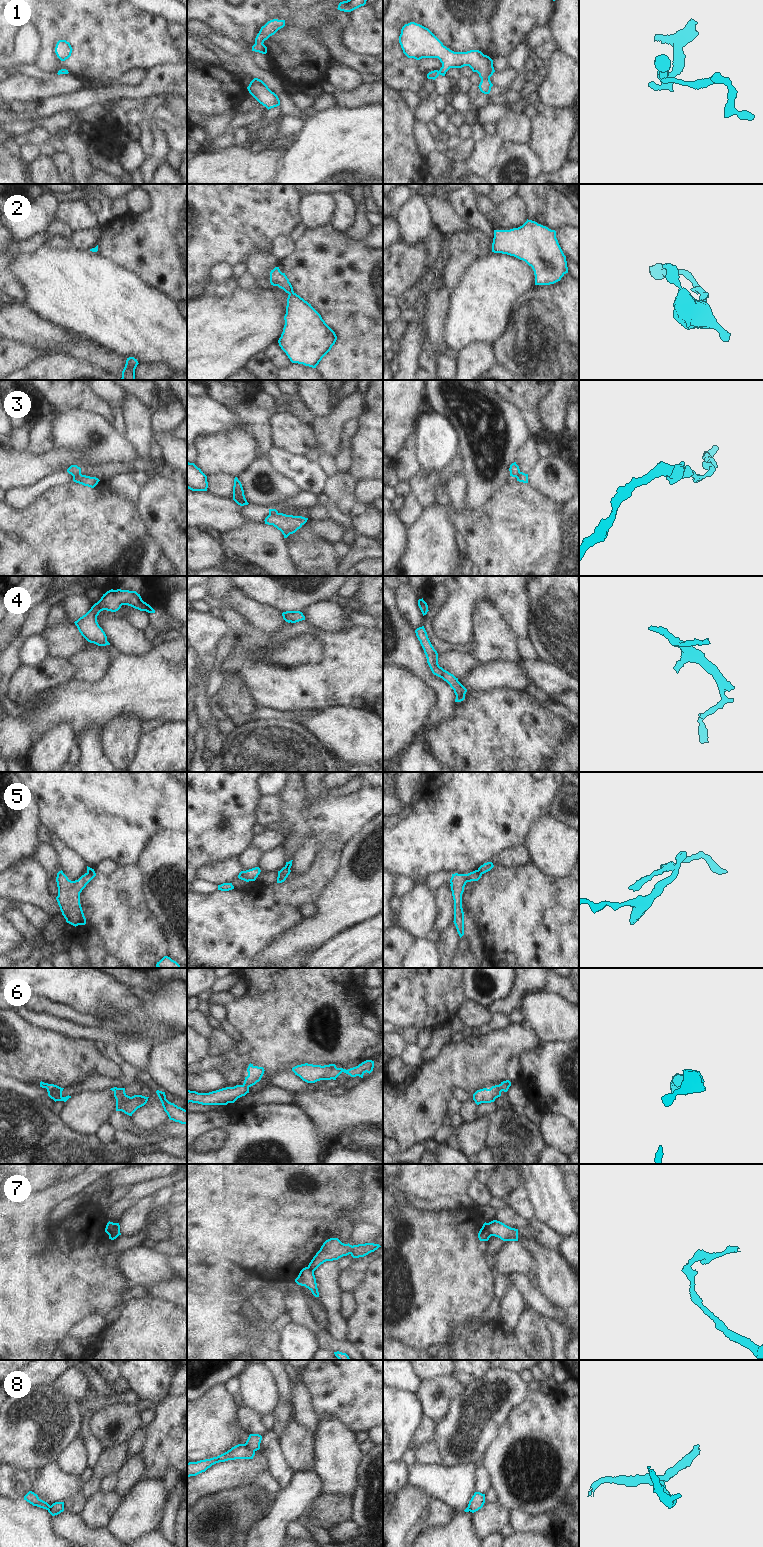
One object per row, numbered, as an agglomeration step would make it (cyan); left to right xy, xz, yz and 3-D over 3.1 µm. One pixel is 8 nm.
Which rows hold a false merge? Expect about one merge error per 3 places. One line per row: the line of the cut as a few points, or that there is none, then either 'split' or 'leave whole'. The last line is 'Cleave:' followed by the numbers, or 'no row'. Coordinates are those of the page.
1: no cut | leave whole
2: no cut | leave whole
3: xy (81, 474), (73, 476) | split
4: no cut | leave whole
5: yz (477, 870), (481, 874) | split
6: no cut | leave whole
7: yz (486, 1223), (491, 1235) | split
8: xz (243, 1444), (254, 1451) | split
Cleave: 3, 5, 7, 8

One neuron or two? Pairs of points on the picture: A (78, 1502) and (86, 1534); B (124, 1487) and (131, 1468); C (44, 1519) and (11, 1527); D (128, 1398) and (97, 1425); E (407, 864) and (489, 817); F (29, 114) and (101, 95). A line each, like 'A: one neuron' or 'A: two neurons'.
A: two neurons
B: one neuron
C: one neuron
D: two neurons
E: one neuron
F: one neuron

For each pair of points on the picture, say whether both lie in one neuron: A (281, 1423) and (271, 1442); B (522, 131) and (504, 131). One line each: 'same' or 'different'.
A: different
B: same

